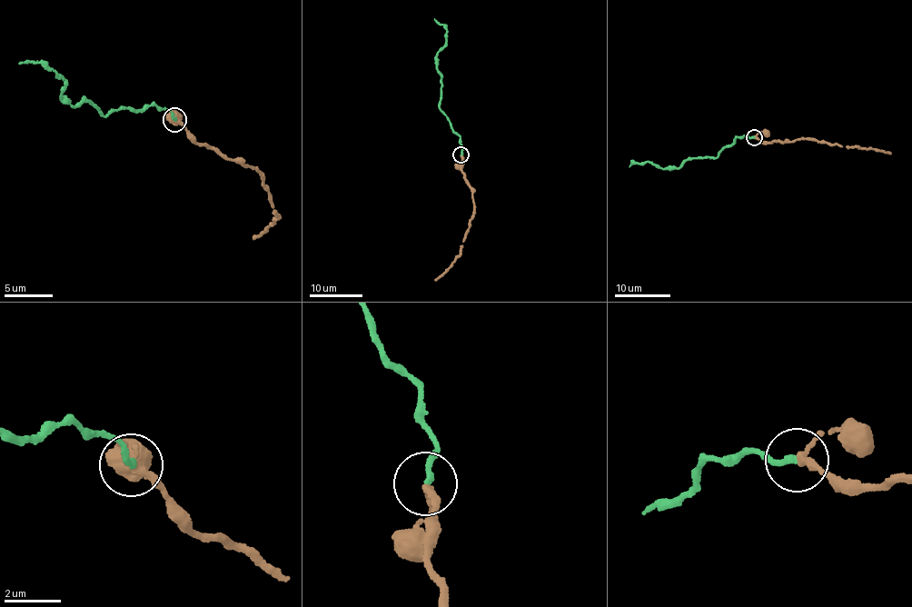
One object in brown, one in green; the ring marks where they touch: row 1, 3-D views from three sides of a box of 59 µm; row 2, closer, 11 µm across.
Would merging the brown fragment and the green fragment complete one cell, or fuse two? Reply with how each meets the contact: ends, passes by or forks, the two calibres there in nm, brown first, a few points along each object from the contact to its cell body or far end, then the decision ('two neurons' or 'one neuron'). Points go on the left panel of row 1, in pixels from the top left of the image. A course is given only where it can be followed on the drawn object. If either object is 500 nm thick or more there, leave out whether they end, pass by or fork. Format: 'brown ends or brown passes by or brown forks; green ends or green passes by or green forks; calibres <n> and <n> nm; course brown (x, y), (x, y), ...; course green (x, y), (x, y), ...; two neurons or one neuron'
brown passes by; green ends; calibres 200 and 220 nm; course brown (175, 120), (191, 136), (264, 174), (268, 199), (280, 214), (252, 240); course green (174, 120), (155, 104), (105, 115), (83, 97), (73, 106), (61, 93), (63, 75), (19, 64); one neuron

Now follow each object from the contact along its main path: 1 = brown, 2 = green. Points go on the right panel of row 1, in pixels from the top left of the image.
1: (755, 137), (763, 142), (812, 137), (833, 144), (855, 145), (890, 154)
2: (754, 137), (736, 136), (717, 157), (686, 159), (679, 167), (659, 168), (647, 161), (629, 167)

